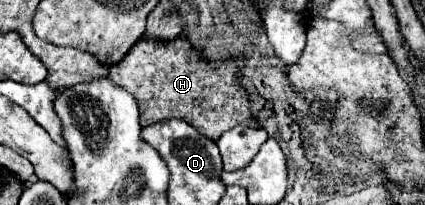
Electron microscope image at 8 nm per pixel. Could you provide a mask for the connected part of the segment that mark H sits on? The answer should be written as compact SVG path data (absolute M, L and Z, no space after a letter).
M143 37L133 45L131 53L127 53L121 63L111 65L109 71L113 81L135 95L143 127L167 119L183 119L215 141L221 133L233 129L233 125L261 125L253 121L247 95L237 85L237 65L229 61L211 69L199 59L185 37L177 37L177 41L171 41L169 45Z

